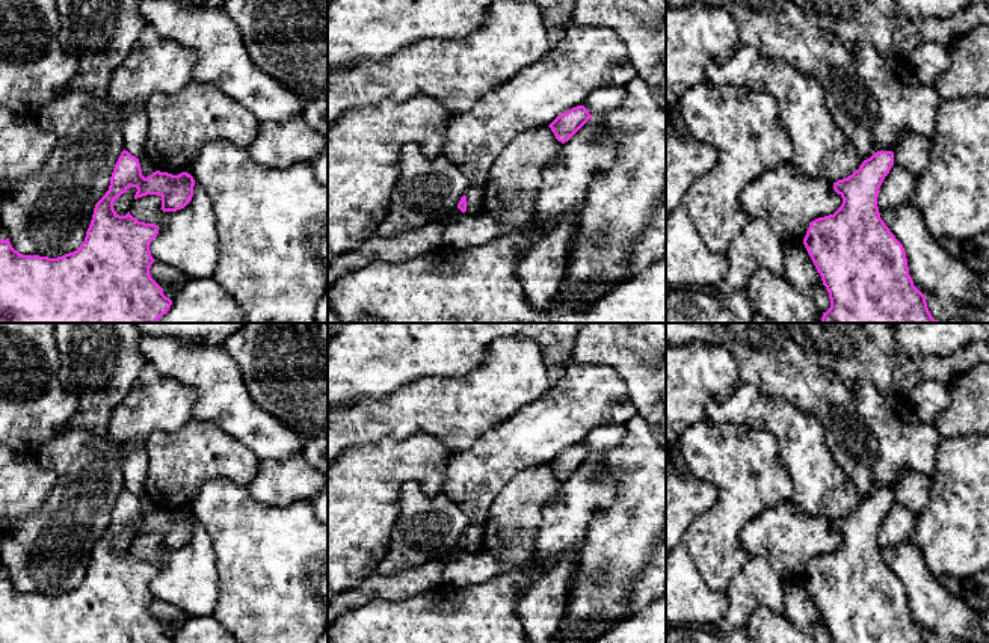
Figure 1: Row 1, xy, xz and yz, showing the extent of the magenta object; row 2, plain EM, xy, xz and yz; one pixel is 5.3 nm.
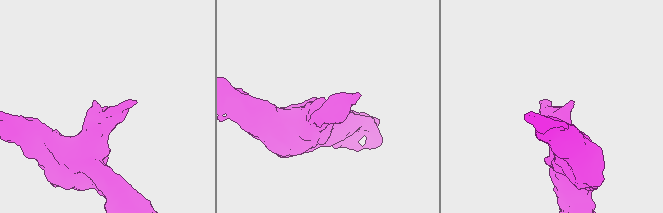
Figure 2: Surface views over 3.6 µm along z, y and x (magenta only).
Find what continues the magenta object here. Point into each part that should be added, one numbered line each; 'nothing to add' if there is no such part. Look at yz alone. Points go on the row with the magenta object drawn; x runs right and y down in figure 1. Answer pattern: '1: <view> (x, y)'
nothing to add

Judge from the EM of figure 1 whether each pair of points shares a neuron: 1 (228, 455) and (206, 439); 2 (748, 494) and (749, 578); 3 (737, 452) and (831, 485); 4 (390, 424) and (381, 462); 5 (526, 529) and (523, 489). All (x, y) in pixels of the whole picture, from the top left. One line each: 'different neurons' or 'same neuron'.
1: same neuron
2: different neurons
3: different neurons
4: different neurons
5: same neuron

